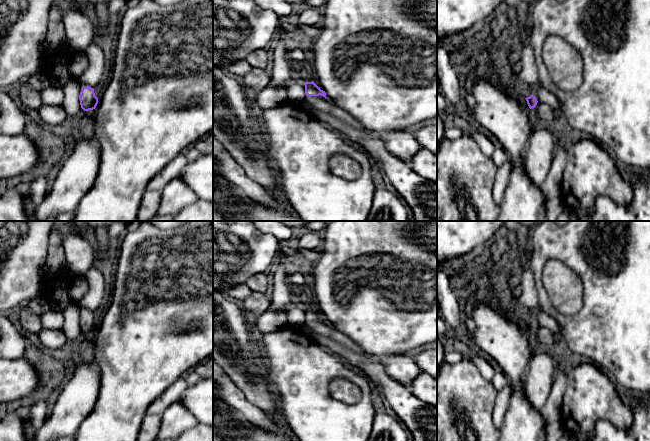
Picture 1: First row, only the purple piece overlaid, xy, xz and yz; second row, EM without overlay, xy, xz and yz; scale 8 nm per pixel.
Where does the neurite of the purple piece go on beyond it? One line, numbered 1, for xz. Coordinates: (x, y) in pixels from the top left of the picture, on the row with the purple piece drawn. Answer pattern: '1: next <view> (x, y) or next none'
1: next xz (325, 105)

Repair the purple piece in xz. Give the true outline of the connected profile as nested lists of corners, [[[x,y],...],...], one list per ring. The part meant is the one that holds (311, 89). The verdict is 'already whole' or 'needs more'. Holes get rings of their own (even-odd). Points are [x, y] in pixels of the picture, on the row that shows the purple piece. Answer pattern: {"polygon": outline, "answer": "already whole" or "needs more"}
{"polygon": [[[305,78],[303,80],[305,85],[305,101],[312,106],[327,113],[337,120],[355,128],[363,133],[375,136],[374,133],[364,128],[356,119],[349,115],[344,110],[334,105],[327,97],[325,91],[321,90],[314,82],[312,78]]], "answer": "needs more"}

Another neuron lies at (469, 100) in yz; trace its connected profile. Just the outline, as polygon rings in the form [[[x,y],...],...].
[[[468,88],[463,89],[463,99],[465,103],[465,108],[472,109],[475,106],[475,98]]]

